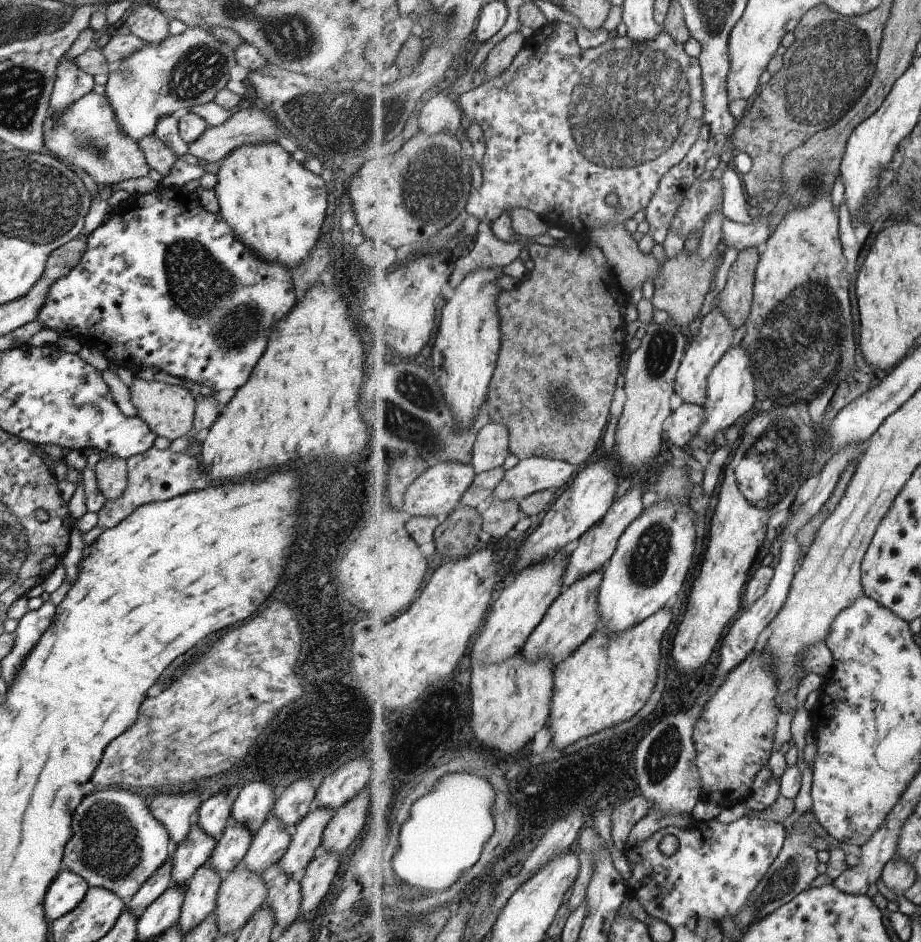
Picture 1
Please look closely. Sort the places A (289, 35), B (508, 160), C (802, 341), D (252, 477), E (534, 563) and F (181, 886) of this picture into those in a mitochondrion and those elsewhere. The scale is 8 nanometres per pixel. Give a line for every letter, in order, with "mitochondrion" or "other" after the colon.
A: mitochondrion
B: other
C: mitochondrion
D: other
E: other
F: other

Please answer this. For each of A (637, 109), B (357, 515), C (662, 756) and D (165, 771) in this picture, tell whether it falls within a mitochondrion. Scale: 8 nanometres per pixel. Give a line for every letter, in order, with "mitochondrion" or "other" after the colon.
A: mitochondrion
B: other
C: mitochondrion
D: mitochondrion

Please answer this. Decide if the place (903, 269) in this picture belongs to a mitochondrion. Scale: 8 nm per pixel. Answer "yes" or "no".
no

